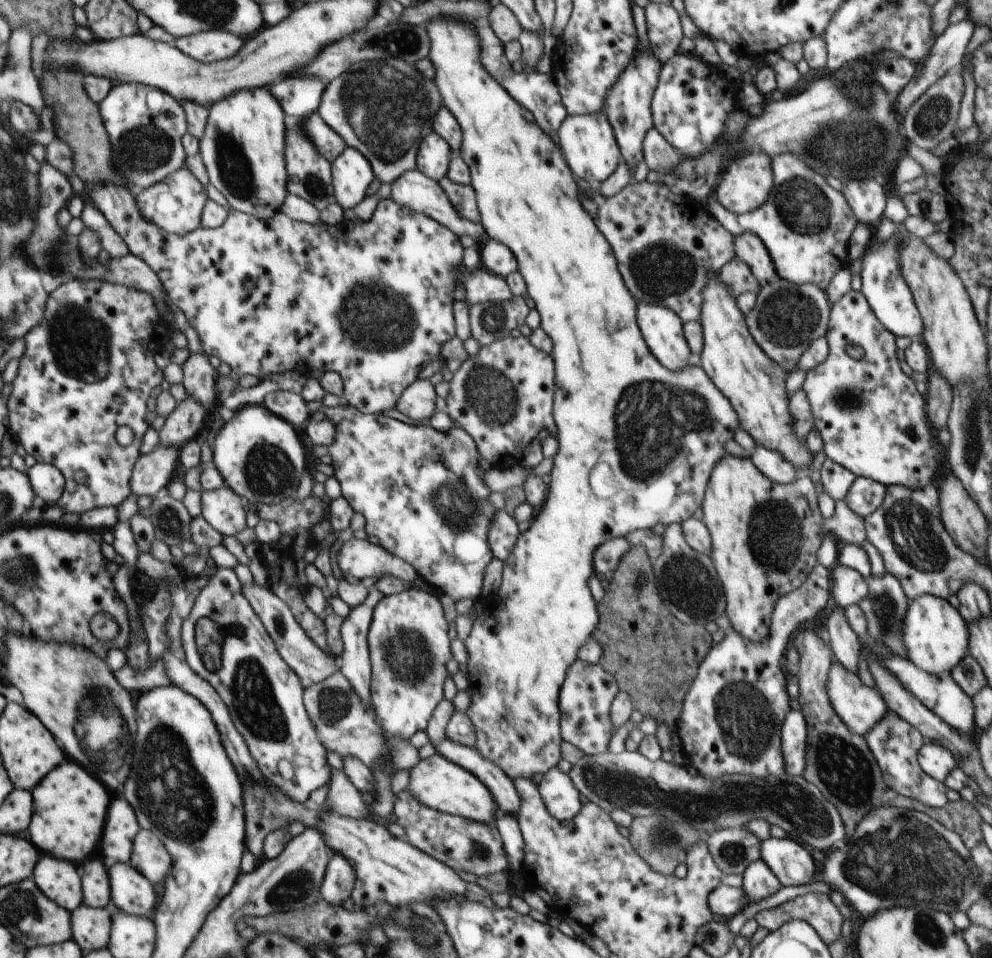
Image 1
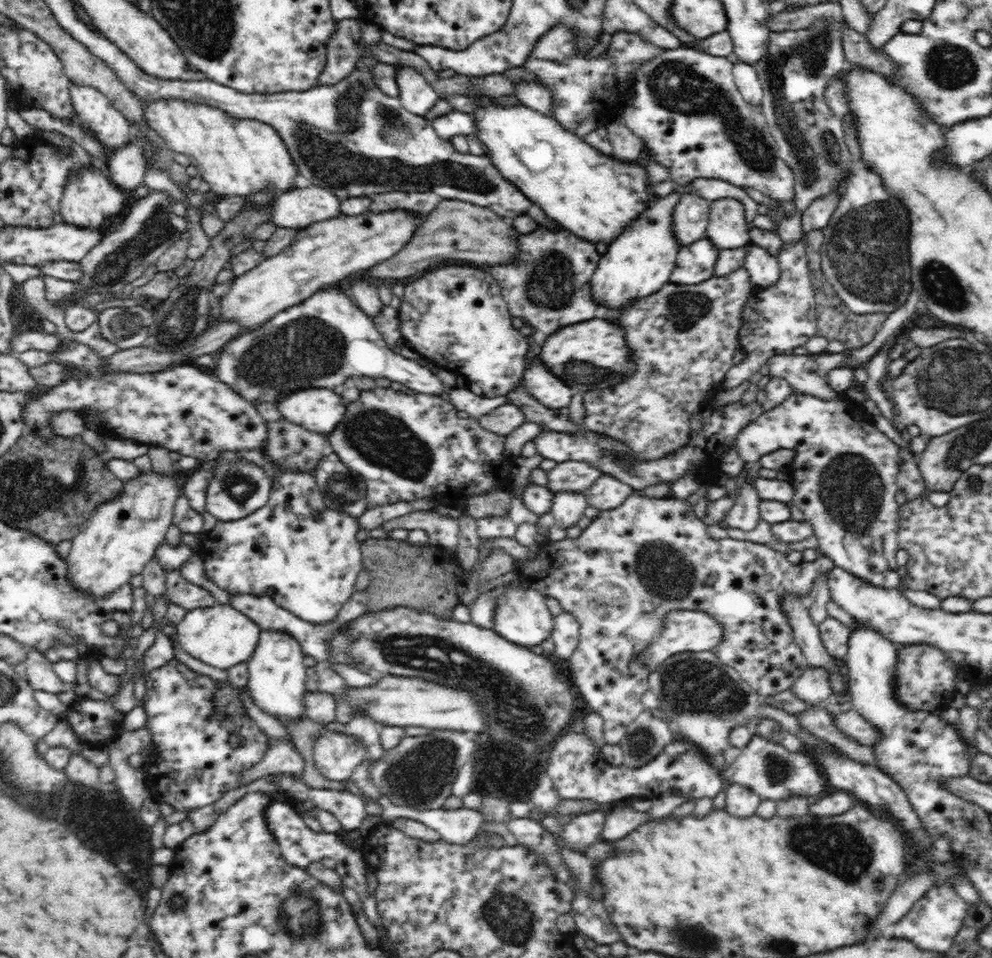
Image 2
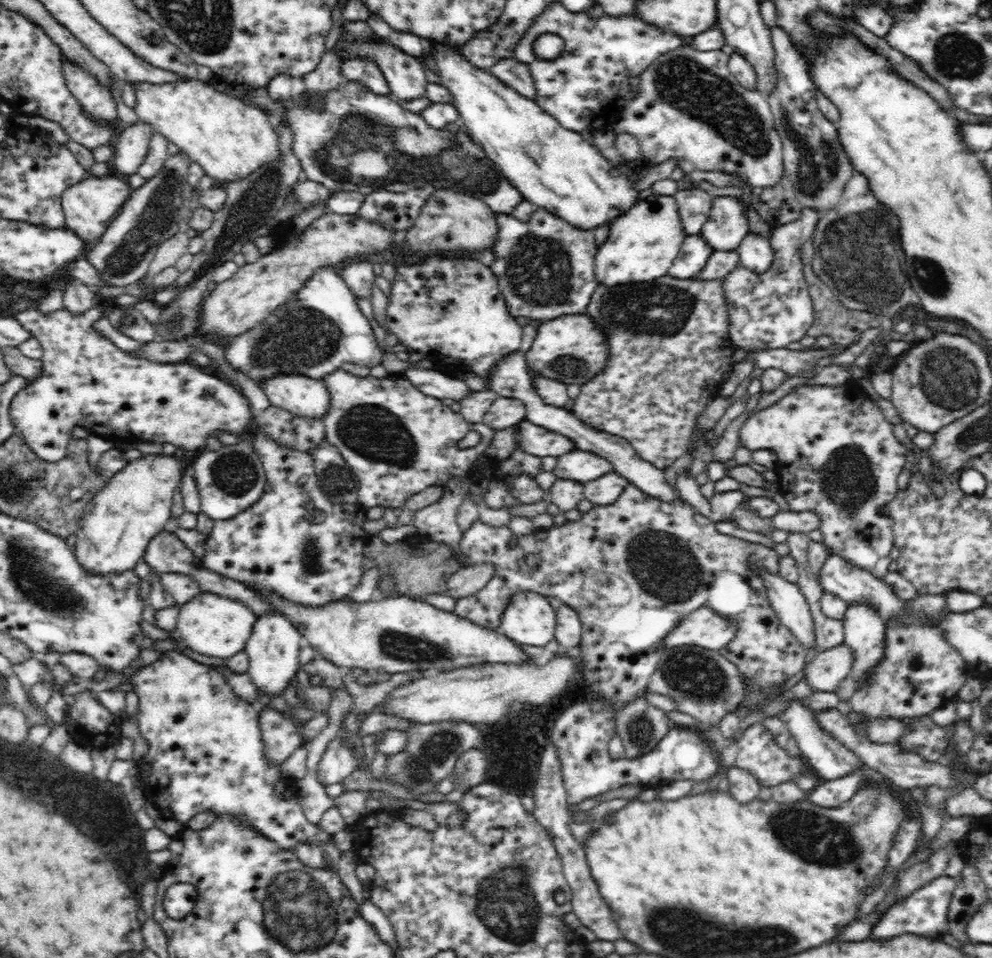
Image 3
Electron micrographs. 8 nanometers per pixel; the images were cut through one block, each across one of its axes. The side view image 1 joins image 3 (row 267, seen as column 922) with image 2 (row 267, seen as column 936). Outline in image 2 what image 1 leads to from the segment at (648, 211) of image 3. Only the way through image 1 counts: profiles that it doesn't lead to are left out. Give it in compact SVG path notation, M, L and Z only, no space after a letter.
M676 187L664 198L655 197L649 208L608 244L590 281L592 296L599 308L628 308L670 282L680 248L673 231L672 217L681 200L681 188Z

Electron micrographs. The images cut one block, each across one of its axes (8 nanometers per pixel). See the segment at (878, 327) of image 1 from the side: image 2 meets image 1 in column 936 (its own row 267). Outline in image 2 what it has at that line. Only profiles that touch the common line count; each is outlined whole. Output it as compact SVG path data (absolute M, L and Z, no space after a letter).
M460 263L433 271L424 271L403 282L404 296L399 307L399 329L403 341L422 357L432 358L438 366L461 375L465 374L467 388L476 396L496 398L512 392L524 378L524 356L528 352L528 339L512 325L513 316L502 296L498 281L480 266Z

